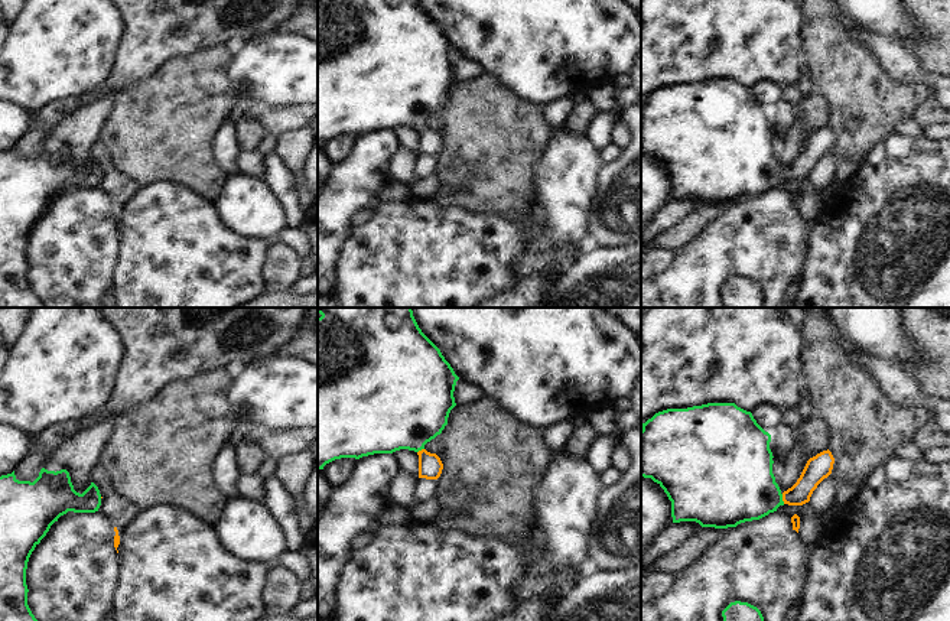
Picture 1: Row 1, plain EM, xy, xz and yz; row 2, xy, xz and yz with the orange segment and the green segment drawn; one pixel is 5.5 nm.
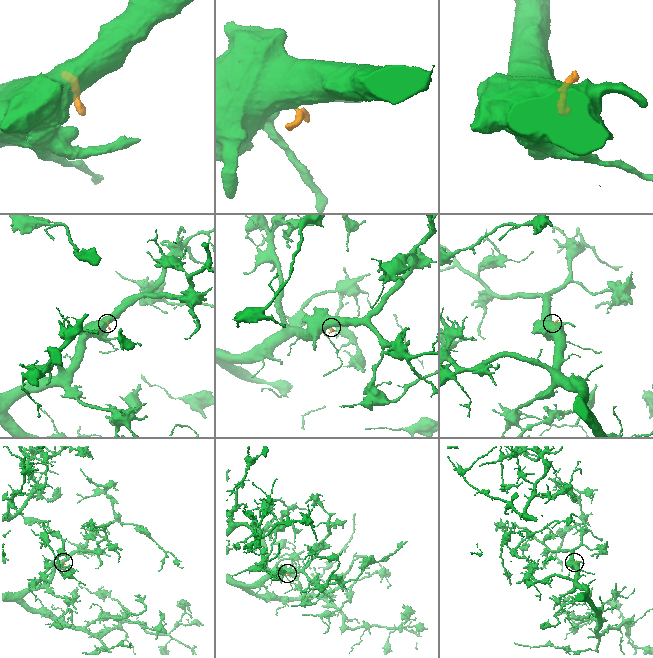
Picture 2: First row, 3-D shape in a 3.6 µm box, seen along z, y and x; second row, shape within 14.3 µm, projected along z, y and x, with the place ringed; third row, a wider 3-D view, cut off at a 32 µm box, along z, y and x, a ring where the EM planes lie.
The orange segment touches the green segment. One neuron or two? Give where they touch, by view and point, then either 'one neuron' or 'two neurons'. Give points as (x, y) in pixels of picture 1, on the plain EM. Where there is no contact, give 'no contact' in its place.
yz (783, 175) | one neuron

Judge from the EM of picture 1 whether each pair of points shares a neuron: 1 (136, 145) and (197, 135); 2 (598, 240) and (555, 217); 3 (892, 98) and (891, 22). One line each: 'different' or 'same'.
1: same
2: different
3: different

